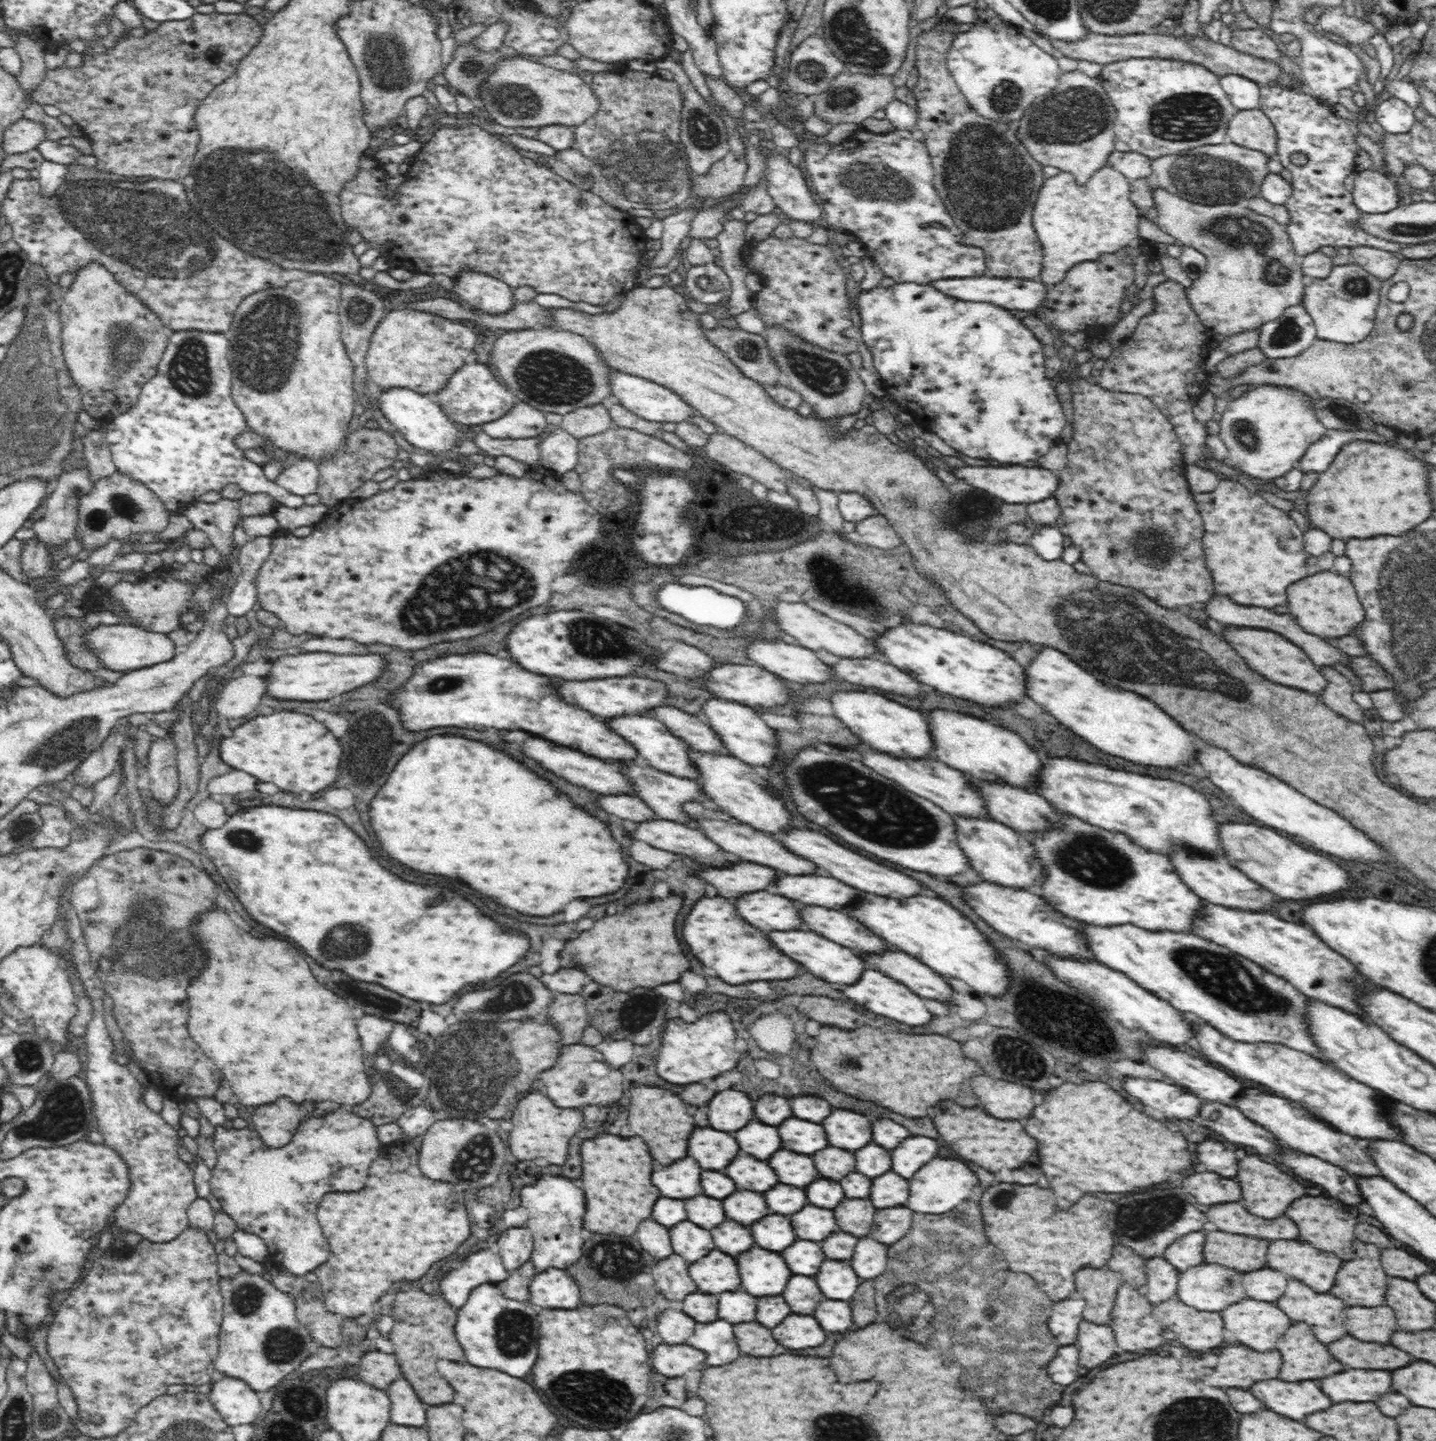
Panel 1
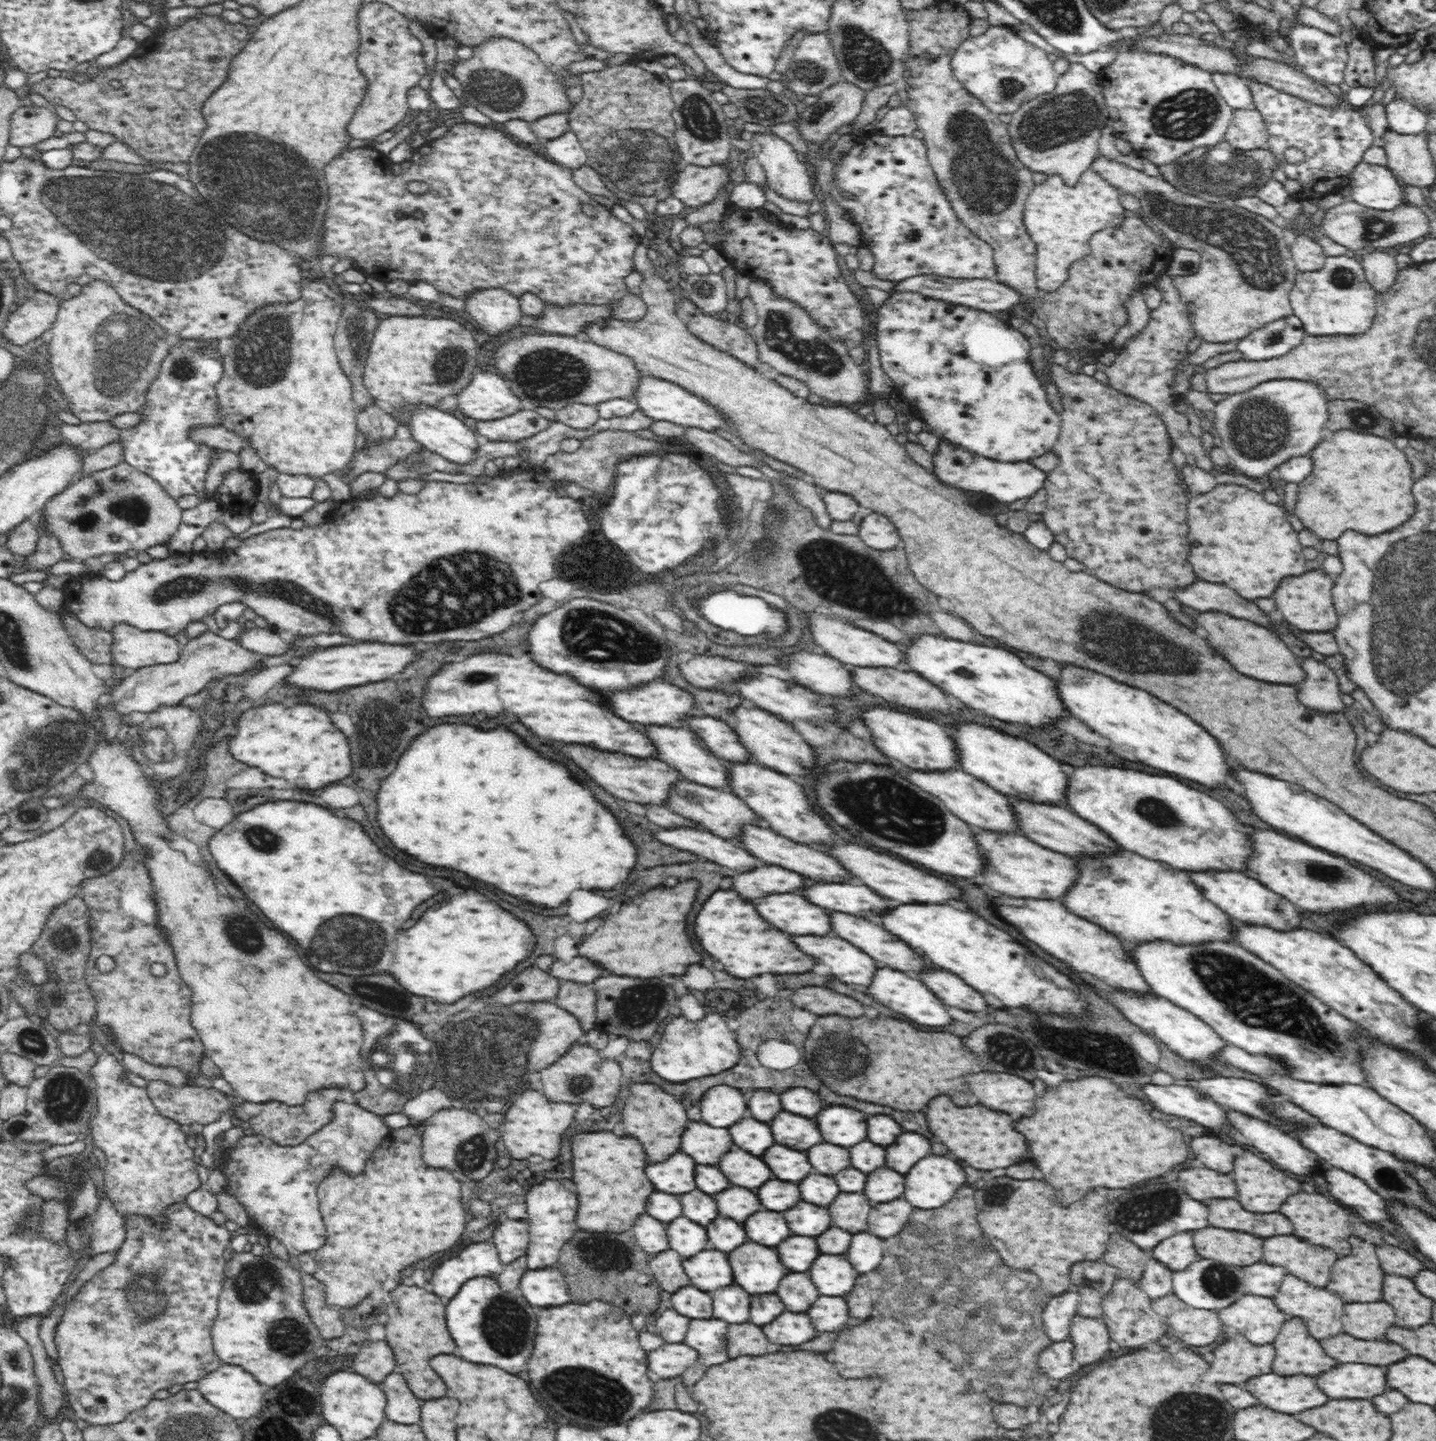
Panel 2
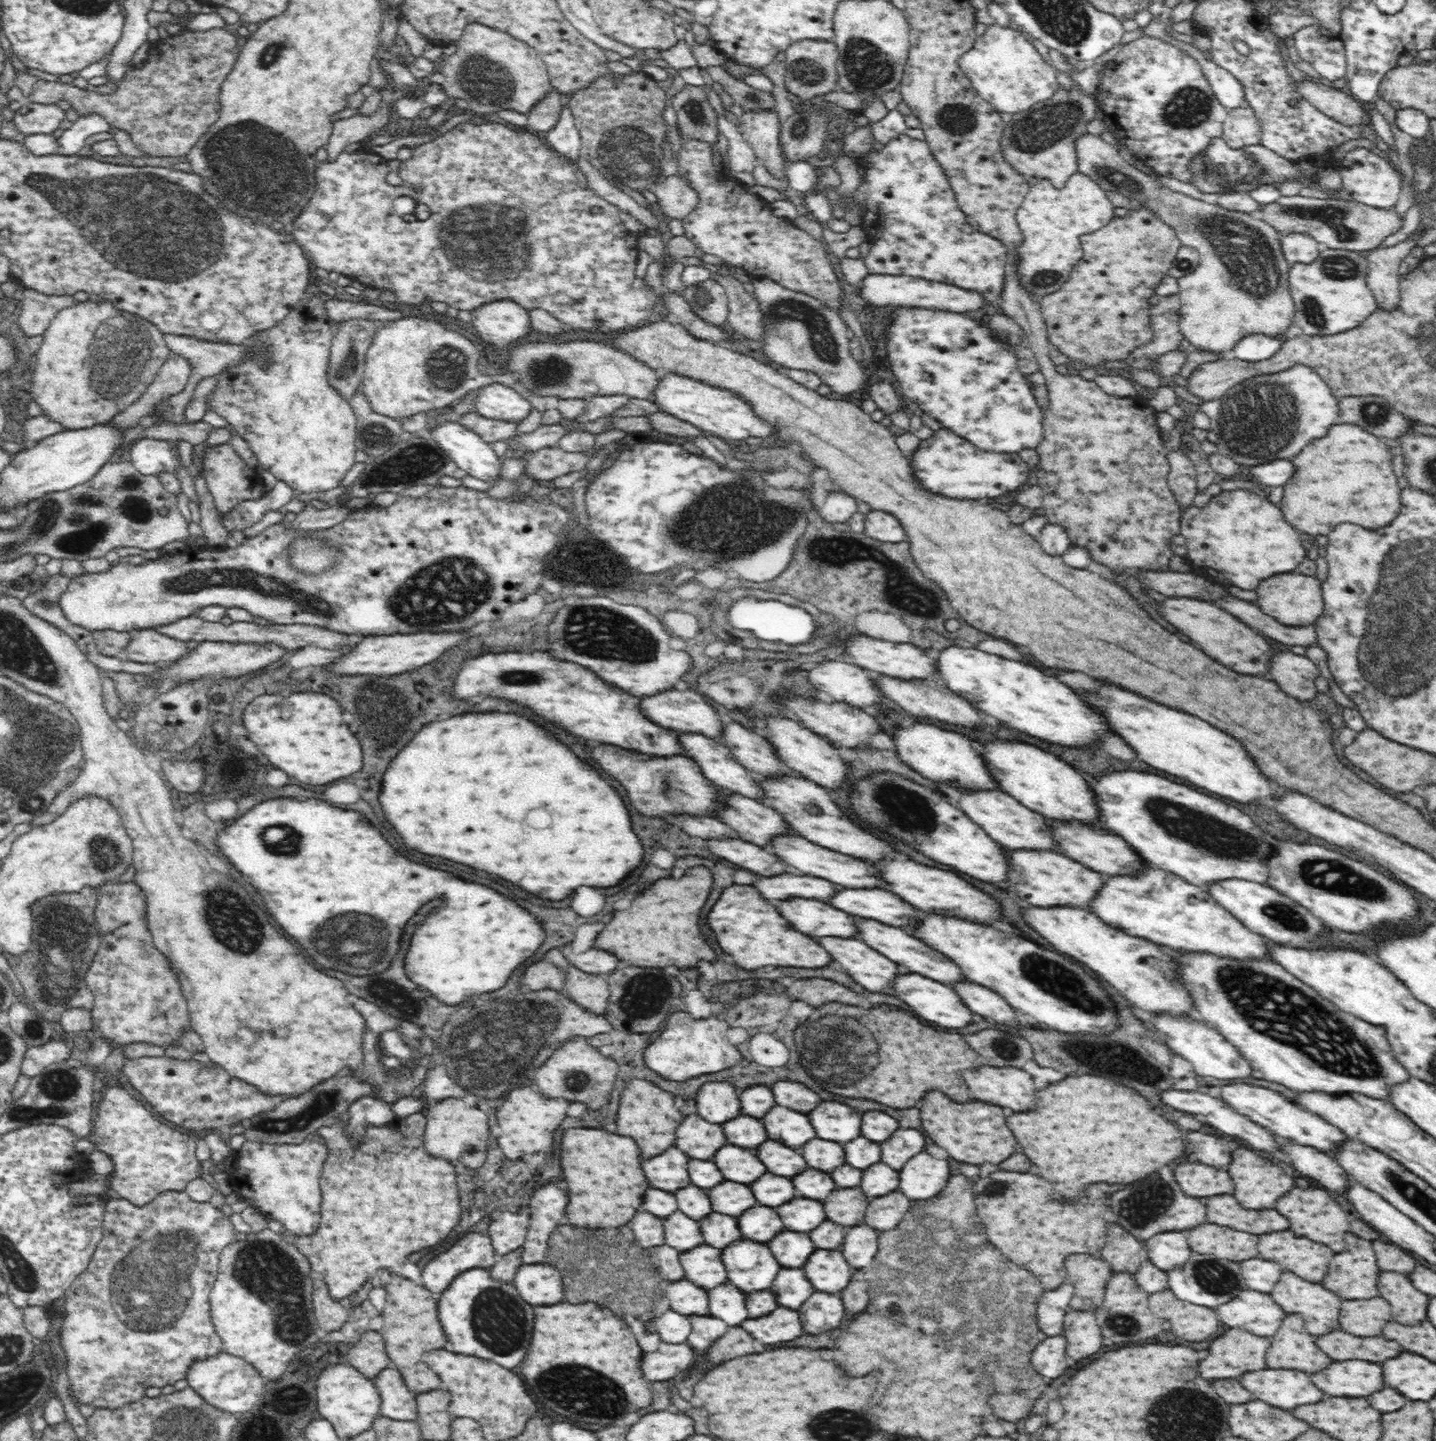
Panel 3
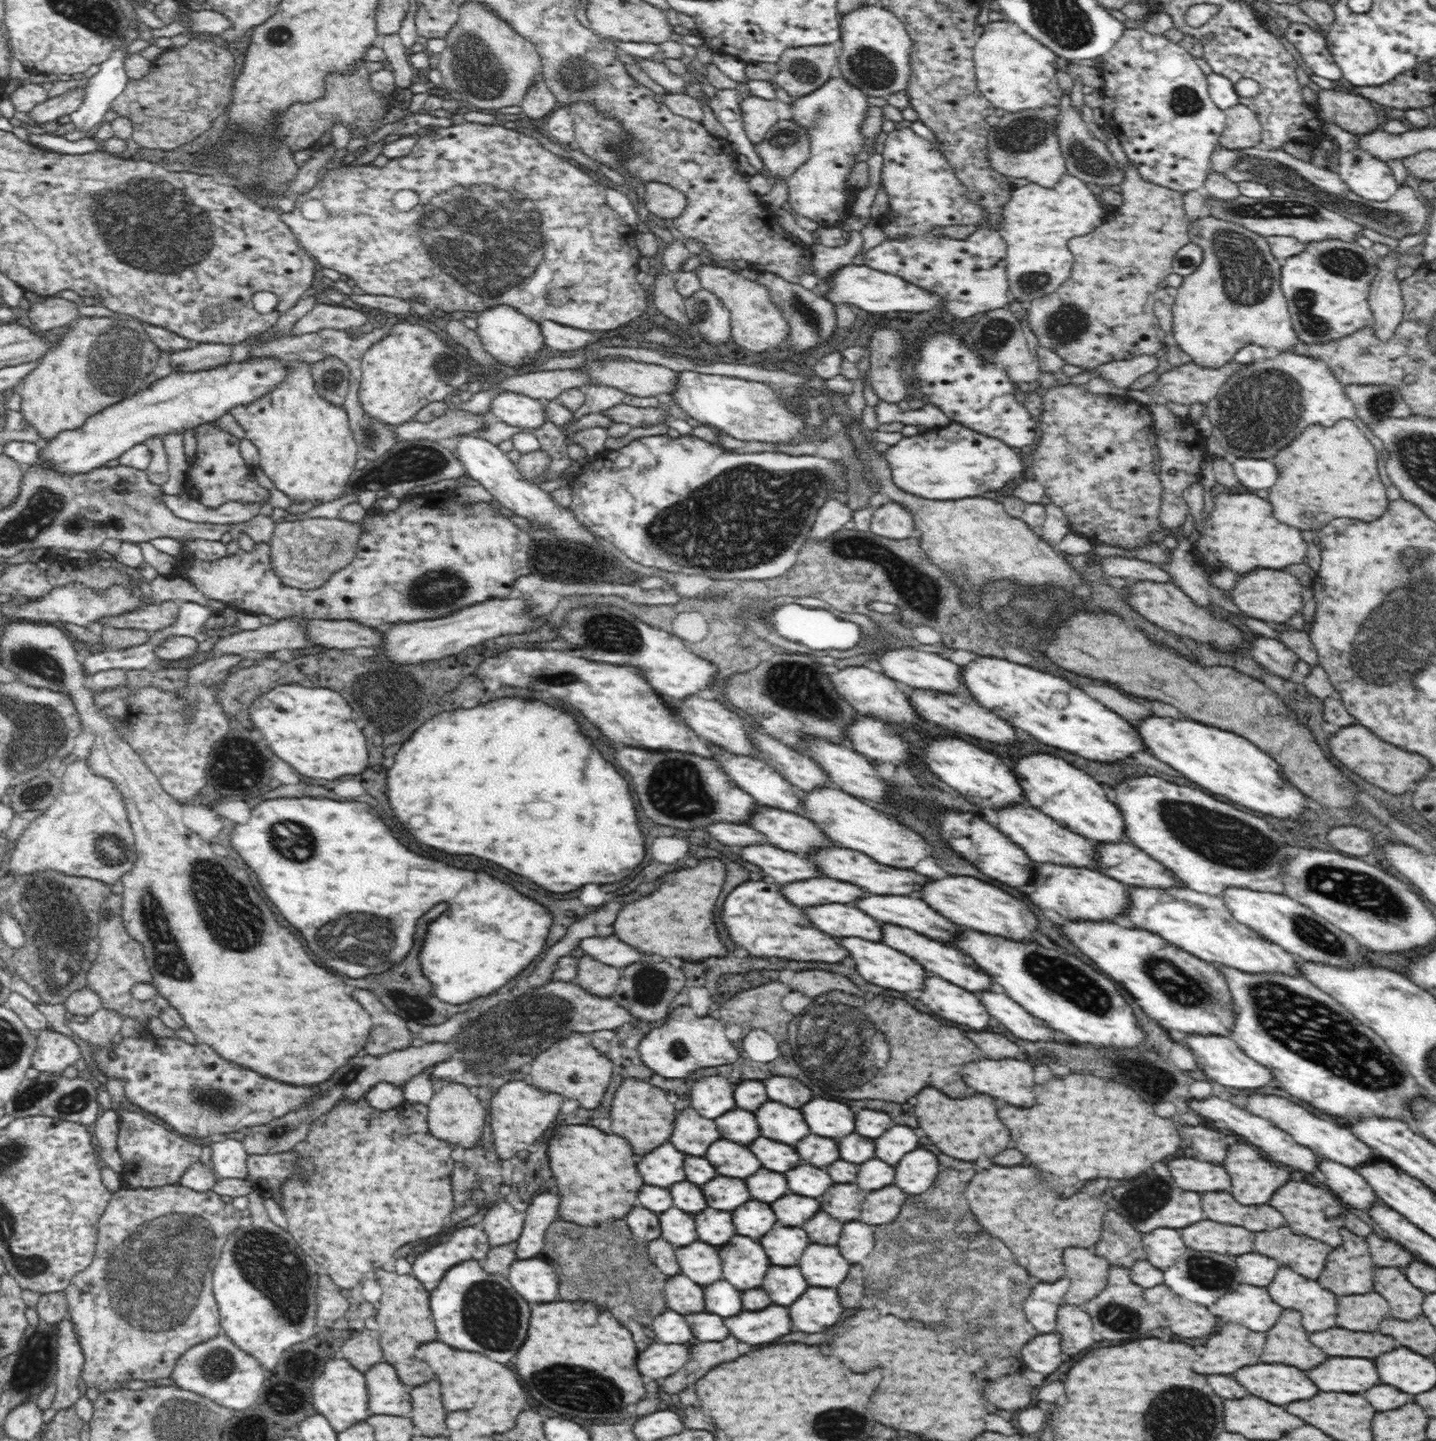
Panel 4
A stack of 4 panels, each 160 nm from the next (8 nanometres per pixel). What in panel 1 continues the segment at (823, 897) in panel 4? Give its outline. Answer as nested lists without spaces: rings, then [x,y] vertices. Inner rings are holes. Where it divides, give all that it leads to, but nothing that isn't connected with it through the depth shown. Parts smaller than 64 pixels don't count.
[[[740,862],[732,868],[708,868],[702,870],[700,876],[716,886],[718,894],[724,898],[738,898],[746,892],[758,892],[766,890],[770,884],[774,884],[774,876],[778,876],[772,868]]]

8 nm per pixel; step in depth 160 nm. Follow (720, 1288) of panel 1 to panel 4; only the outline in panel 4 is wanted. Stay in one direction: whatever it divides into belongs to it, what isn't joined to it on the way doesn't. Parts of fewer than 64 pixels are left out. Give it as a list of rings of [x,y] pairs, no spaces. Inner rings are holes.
[[[702,1241],[675,1248],[680,1273],[703,1288],[706,1284],[722,1280],[722,1262],[718,1254],[717,1247],[702,1244]]]

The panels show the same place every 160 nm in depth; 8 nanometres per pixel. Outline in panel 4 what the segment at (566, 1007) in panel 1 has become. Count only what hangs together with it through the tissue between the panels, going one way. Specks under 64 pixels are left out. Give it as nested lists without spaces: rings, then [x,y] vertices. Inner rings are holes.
[[[584,954],[578,961],[578,974],[575,983],[591,995],[605,998],[611,996],[622,980],[623,968],[608,966],[599,960]]]

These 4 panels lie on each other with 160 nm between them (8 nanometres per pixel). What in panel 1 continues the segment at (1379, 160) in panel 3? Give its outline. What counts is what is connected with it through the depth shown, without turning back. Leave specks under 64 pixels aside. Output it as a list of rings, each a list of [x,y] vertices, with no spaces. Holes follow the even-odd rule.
[[[1374,168],[1357,172],[1354,182],[1353,203],[1363,214],[1385,214],[1402,204],[1397,185],[1383,172]]]

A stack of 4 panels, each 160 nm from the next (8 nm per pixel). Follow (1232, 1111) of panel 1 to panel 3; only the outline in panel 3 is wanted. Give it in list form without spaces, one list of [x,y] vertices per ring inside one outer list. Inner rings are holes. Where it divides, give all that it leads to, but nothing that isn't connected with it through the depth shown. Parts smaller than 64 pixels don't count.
[[[1284,1144],[1282,1150],[1290,1156],[1290,1164],[1300,1174],[1314,1178],[1328,1190],[1346,1192],[1350,1178],[1334,1156],[1312,1146],[1301,1144]]]

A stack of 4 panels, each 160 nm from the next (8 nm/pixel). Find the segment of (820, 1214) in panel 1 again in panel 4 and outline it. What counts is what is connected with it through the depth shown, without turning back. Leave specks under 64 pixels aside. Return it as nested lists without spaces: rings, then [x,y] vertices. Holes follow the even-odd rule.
[[[786,1194],[772,1202],[770,1206],[784,1226],[800,1226],[820,1210],[820,1204],[814,1198],[796,1194]]]

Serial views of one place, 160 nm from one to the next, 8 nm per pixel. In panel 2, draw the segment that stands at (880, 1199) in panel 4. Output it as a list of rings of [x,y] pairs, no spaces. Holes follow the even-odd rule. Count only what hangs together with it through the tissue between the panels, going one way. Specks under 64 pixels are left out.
[[[904,1196],[889,1202],[872,1204],[868,1214],[867,1230],[880,1239],[889,1239],[890,1236],[907,1233],[904,1226],[909,1224],[912,1206]]]

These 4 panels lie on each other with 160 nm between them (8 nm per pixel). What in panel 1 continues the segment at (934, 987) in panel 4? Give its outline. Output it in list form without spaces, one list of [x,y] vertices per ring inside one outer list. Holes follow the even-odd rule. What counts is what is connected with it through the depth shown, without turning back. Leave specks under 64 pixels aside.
[[[866,970],[862,974],[862,978],[858,980],[858,984],[844,988],[843,992],[844,996],[862,1004],[864,1008],[868,1008],[876,1014],[884,1014],[892,1020],[898,1020],[898,1022],[904,1022],[904,1024],[910,1024],[910,1026],[924,1026],[924,1024],[930,1022],[930,1012],[924,1006],[922,998],[914,996],[914,992],[910,992],[910,988],[902,988],[902,984],[898,984],[896,980],[890,980],[890,978],[882,976],[882,972]]]

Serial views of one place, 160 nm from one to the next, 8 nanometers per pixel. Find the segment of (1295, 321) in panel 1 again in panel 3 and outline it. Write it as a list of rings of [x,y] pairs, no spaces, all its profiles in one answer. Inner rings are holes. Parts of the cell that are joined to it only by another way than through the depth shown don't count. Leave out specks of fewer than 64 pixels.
[[[1253,334],[1239,340],[1230,356],[1246,362],[1264,361],[1276,354],[1283,341],[1264,334]]]

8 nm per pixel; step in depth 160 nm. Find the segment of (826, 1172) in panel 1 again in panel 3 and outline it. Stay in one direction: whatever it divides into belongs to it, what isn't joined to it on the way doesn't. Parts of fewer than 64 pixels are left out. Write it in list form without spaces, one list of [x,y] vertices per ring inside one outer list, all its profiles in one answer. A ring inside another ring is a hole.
[[[814,1138],[810,1144],[806,1144],[806,1148],[802,1148],[802,1156],[812,1168],[818,1168],[822,1172],[832,1172],[844,1164],[842,1146],[820,1138]]]

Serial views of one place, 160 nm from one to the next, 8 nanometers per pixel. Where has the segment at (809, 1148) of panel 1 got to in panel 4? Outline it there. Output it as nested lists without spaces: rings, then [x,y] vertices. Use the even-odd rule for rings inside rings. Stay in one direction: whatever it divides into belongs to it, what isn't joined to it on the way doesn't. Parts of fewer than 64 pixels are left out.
[[[764,1102],[756,1112],[756,1120],[760,1124],[760,1134],[784,1144],[794,1146],[806,1134],[810,1134],[802,1112],[788,1108],[778,1102]]]

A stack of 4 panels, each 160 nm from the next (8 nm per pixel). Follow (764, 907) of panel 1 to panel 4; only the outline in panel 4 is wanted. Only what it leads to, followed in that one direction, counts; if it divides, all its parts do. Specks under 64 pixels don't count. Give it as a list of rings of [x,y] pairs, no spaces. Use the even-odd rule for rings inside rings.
[[[822,904],[804,908],[804,912],[814,922],[814,926],[834,938],[858,936],[874,942],[882,940],[882,930],[878,922],[860,912],[858,908],[850,908],[844,904]]]

